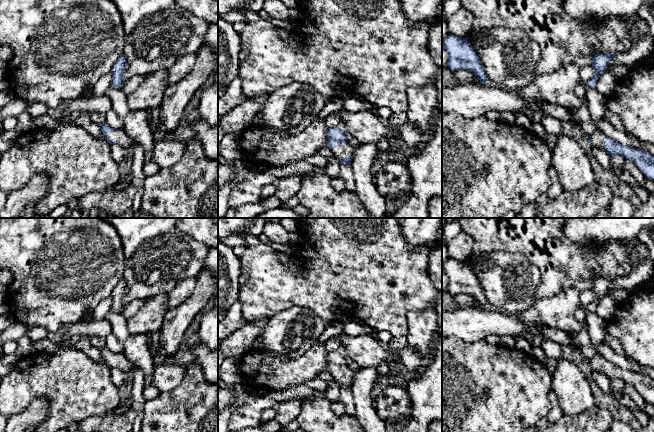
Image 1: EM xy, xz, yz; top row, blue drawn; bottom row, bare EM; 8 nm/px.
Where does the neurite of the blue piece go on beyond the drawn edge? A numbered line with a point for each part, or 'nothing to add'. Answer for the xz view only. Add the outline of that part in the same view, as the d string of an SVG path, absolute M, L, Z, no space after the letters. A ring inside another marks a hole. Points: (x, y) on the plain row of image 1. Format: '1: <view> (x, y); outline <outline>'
1: xz (344, 374); outline M341 367L338 371L332 371L331 375L334 380L339 384L343 384L346 381L350 381L353 379L354 371L348 367Z

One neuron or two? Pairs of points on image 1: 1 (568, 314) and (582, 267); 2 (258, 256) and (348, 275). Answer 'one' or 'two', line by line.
1: two
2: one

